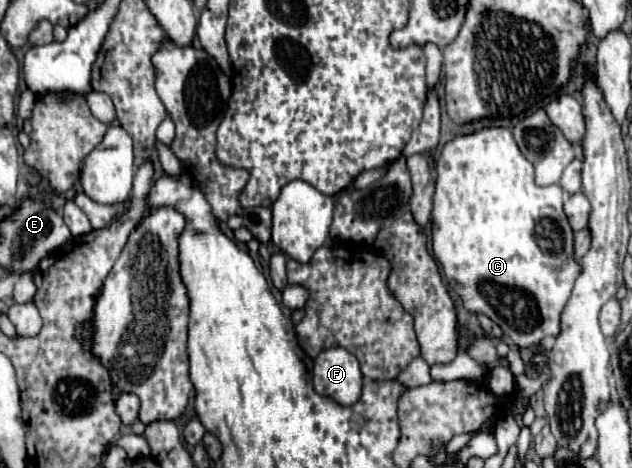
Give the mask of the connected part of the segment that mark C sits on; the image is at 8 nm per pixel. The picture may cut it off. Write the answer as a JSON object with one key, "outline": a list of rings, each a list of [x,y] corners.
{"outline":[[[485,128],[485,130],[469,134],[469,136],[453,138],[449,144],[445,144],[445,148],[437,160],[437,184],[435,184],[435,196],[433,196],[431,238],[433,238],[433,254],[439,260],[449,286],[461,296],[463,306],[469,312],[483,312],[485,316],[489,316],[495,324],[501,326],[503,334],[509,336],[517,348],[533,348],[533,346],[541,344],[543,338],[547,338],[547,336],[559,336],[561,310],[567,304],[571,288],[583,268],[573,256],[573,230],[567,222],[567,216],[563,214],[563,188],[557,184],[545,186],[545,188],[535,184],[533,164],[519,152],[509,128]]]}

